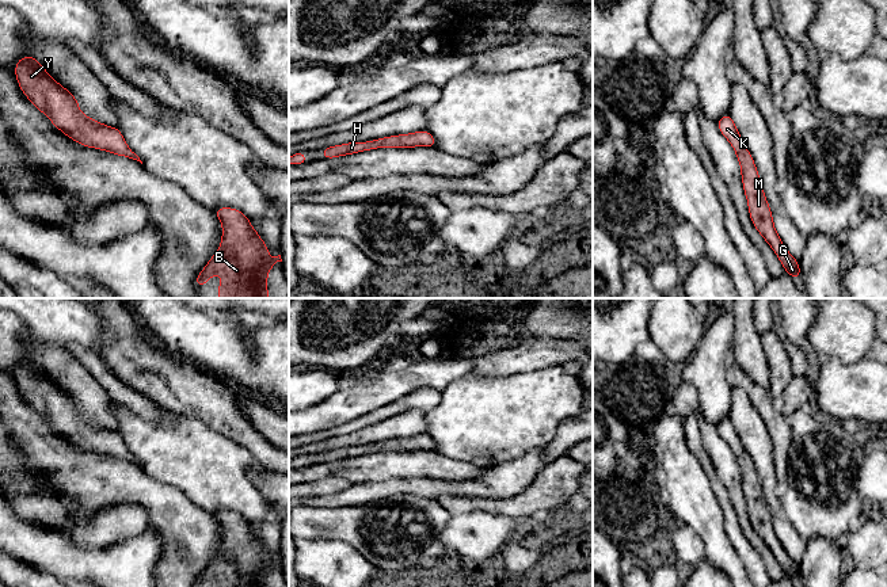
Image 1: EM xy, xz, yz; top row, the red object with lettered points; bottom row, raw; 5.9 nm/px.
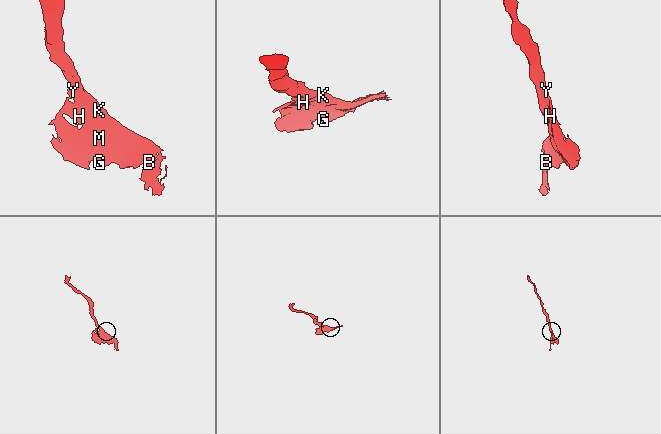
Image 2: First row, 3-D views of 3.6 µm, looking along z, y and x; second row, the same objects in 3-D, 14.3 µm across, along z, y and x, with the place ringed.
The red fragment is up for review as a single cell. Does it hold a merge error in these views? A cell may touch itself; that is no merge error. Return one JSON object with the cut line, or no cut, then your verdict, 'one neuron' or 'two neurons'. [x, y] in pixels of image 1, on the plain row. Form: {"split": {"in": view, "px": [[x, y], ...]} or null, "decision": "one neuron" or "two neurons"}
{"split": null, "decision": "one neuron"}

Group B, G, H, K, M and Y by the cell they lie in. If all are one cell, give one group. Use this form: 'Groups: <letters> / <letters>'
Groups: B G H K M Y

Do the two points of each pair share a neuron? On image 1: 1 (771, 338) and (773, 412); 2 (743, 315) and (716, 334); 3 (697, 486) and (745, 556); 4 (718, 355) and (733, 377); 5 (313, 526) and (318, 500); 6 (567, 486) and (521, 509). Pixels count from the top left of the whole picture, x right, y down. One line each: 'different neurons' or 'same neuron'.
1: different neurons
2: different neurons
3: different neurons
4: different neurons
5: different neurons
6: same neuron

